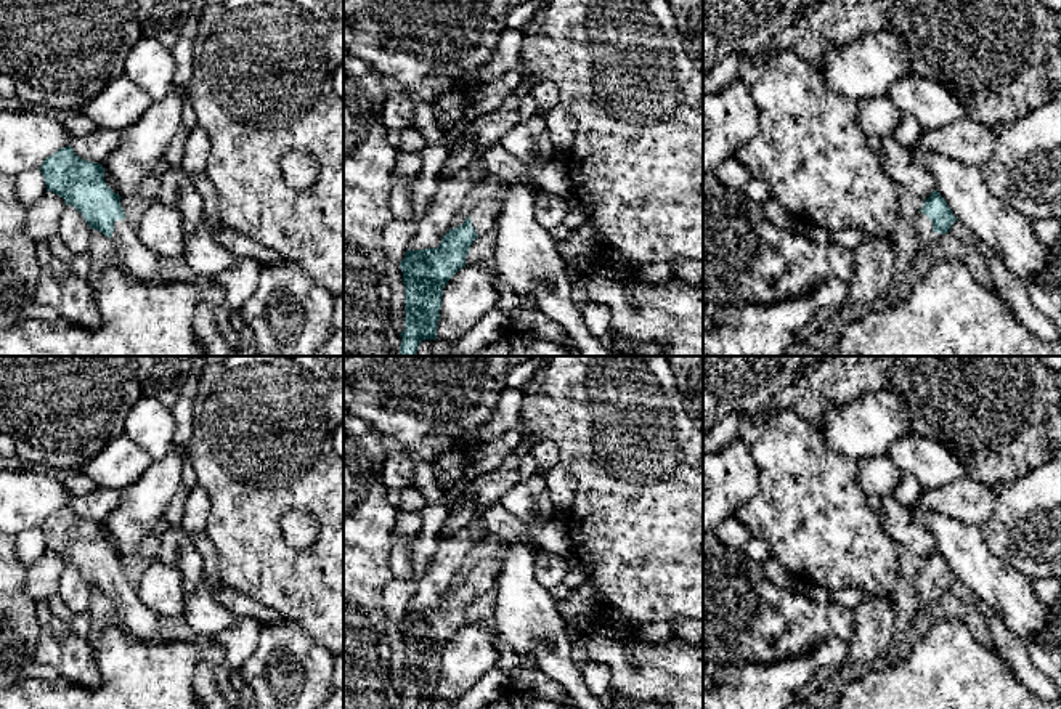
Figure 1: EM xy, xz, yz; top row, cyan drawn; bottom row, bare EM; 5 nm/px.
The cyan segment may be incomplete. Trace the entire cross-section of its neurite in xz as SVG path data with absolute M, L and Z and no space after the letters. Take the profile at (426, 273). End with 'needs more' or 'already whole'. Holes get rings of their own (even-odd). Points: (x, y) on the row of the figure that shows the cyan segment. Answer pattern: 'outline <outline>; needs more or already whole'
outline M483 199L461 226L443 236L437 249L406 250L400 261L406 313L400 356L416 356L422 340L437 338L445 286L465 266L474 241L494 229L501 210L502 201Z; needs more

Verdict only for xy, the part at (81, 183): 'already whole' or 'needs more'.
needs more

